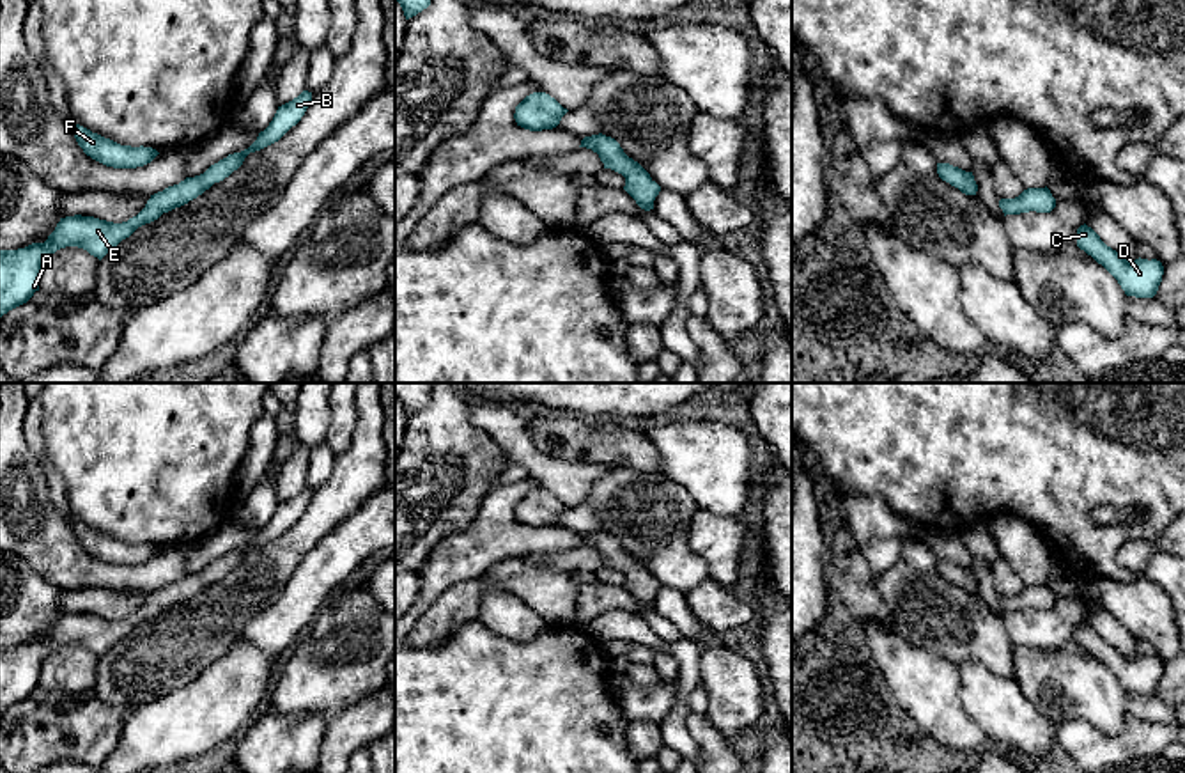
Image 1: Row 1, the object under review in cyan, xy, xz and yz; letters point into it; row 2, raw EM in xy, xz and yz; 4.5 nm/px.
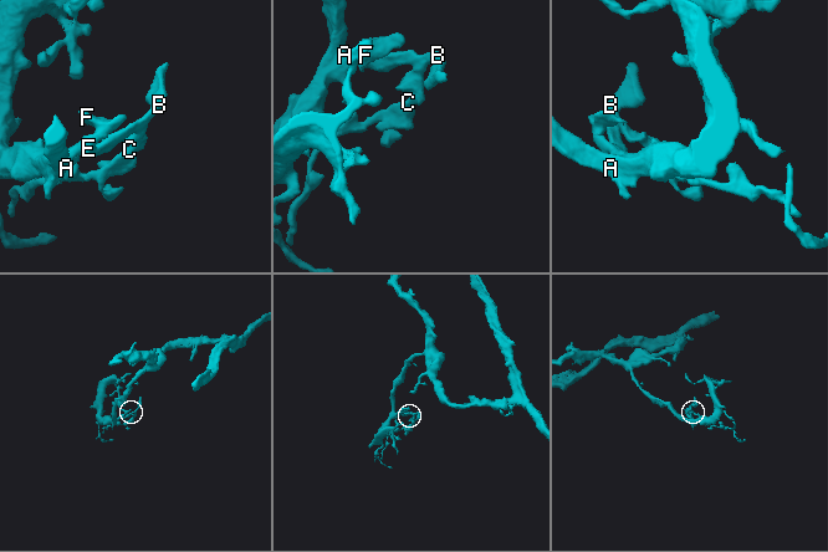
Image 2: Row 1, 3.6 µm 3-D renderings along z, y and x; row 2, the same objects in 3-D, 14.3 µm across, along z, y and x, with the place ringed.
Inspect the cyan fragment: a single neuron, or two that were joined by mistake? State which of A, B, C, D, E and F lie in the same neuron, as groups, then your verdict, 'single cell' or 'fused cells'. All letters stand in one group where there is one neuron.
A B C D E F | single cell

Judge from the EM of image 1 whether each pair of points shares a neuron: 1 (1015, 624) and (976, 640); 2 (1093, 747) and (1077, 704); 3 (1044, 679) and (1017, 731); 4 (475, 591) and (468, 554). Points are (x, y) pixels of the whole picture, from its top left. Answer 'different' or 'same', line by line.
1: different
2: different
3: different
4: different

